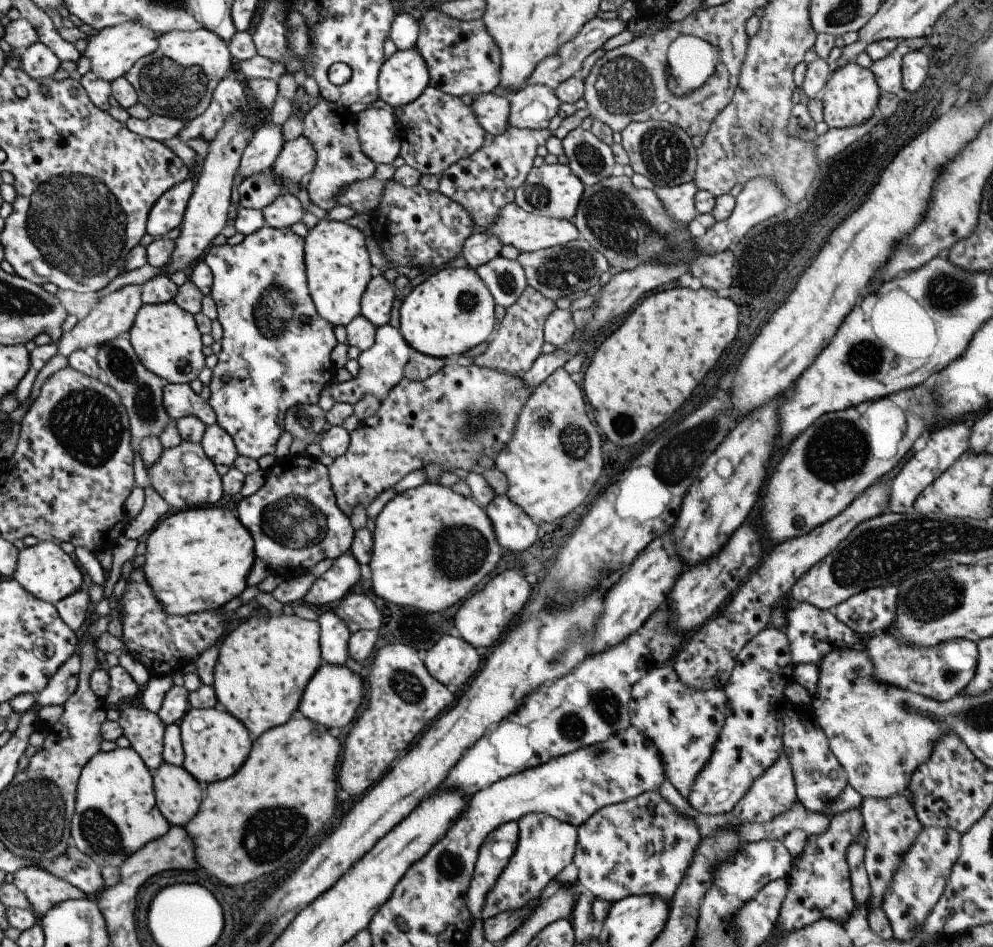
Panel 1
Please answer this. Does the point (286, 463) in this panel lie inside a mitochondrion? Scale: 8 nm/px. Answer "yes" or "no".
no

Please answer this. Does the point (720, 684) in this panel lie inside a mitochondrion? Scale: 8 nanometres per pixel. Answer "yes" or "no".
no

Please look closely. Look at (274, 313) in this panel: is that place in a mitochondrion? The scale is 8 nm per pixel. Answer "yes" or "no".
yes

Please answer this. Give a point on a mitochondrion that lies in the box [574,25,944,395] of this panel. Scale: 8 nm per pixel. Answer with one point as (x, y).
(613, 218)

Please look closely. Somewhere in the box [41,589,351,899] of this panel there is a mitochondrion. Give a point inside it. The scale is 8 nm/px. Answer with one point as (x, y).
(273, 830)

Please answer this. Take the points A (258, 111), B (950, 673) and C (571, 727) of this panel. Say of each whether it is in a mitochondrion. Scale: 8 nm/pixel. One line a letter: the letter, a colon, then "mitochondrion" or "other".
A: other
B: mitochondrion
C: mitochondrion

